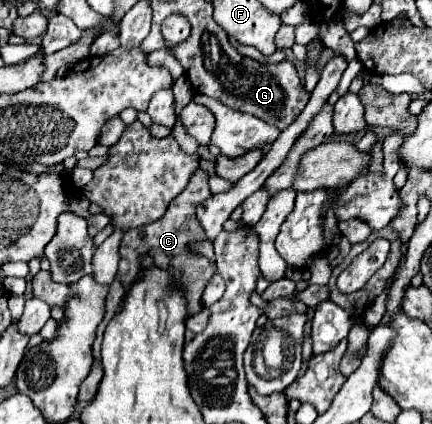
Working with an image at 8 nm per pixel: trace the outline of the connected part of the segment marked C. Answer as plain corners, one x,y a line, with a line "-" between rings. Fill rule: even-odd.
196,169
194,175
190,177
186,189
170,201
166,213
148,225
142,225
138,229
128,229
120,241
120,269
118,269
118,277
124,285
124,289
130,287
130,283
138,277
140,273
140,255
148,253
154,257
154,263
162,269
170,269
172,275
178,279
178,283
186,289
186,297
188,297
188,305
190,305
190,315
194,315
196,311
202,309
202,291
206,287
206,283
210,281
210,277
216,273
216,269
208,263
208,259
200,253
194,253
190,249
190,245
206,239
206,233
196,217
196,207
200,203
204,203
212,191
208,187
208,171
204,169

